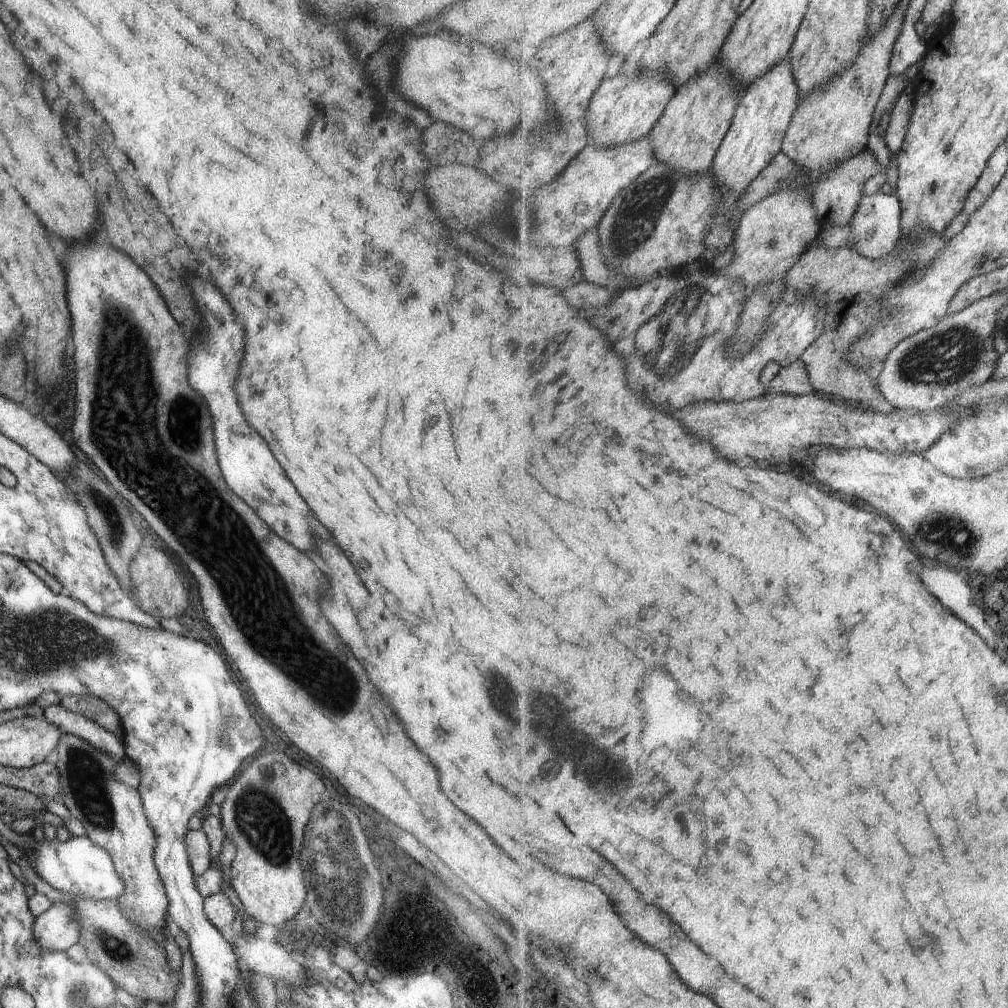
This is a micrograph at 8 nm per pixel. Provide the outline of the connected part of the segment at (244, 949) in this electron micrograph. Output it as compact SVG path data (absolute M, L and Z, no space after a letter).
M239 932L230 940L230 945L235 950L237 961L245 964L253 973L269 978L273 982L283 980L286 987L295 986L303 982L303 972L299 960L293 960L293 952L283 948L275 941L266 941L257 934Z

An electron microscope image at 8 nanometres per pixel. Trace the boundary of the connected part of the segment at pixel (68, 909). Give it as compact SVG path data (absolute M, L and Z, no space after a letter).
M53 903L35 917L33 936L43 950L65 951L79 940L81 926L71 904Z

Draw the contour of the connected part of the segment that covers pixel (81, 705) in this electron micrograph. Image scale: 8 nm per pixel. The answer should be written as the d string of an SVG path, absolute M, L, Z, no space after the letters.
M66 695L61 696L59 704L63 704L67 710L77 712L93 722L103 726L105 730L113 732L115 736L121 736L121 726L118 715L113 708L99 698L90 695Z

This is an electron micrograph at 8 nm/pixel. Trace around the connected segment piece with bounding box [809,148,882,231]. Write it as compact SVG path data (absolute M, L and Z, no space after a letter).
M865 148L862 153L843 163L841 168L836 168L831 174L825 174L819 180L815 180L813 184L809 184L813 208L817 212L819 222L822 223L822 231L829 230L833 226L850 224L853 218L856 218L857 208L859 208L859 202L863 197L865 182L881 172L879 158L870 149Z

